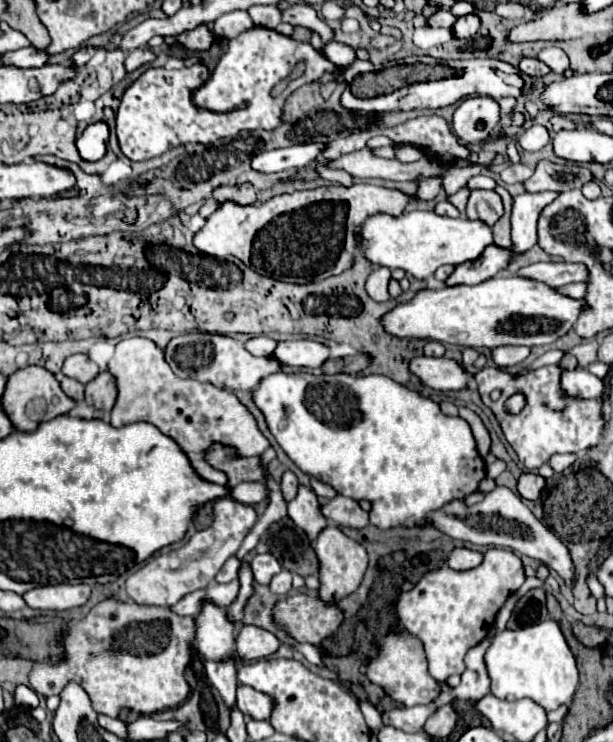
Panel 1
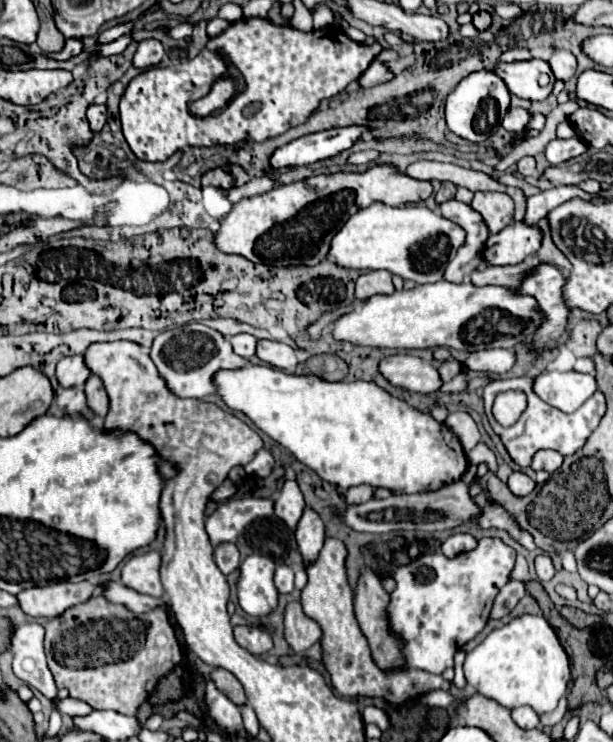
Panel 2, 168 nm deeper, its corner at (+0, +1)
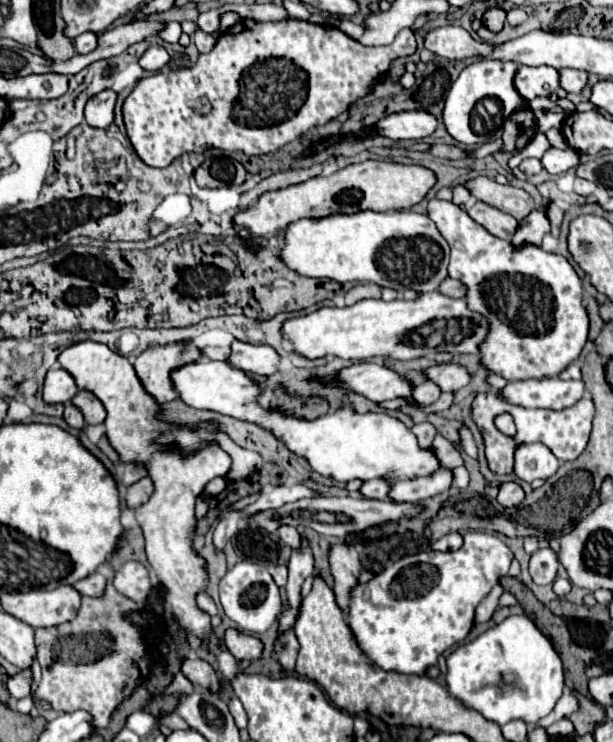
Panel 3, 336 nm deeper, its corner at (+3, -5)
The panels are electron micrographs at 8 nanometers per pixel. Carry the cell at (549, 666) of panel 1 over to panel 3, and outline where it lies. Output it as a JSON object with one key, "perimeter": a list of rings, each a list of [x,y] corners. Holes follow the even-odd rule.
{"perimeter":[[[513,615],[507,617],[503,623],[495,625],[493,629],[479,635],[469,645],[461,645],[447,657],[447,689],[453,697],[463,701],[467,707],[479,711],[485,719],[491,719],[499,725],[505,725],[513,719],[523,719],[525,723],[537,723],[539,719],[547,717],[555,703],[563,693],[563,665],[553,649],[551,641],[535,627],[535,623],[527,615]],[[481,667],[491,675],[489,679],[481,681]],[[499,687],[507,687],[509,691],[499,691]]]}

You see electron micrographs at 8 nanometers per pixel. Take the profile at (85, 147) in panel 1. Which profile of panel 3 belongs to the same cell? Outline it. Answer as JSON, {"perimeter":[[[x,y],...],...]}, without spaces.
{"perimeter":[[[109,89],[91,97],[85,105],[85,119],[91,127],[109,127],[113,123],[113,107],[117,95]]]}

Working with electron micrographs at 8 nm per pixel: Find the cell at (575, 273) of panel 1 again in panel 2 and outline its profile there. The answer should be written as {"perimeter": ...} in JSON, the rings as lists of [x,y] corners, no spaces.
{"perimeter":[[[518,263],[518,265],[504,265],[504,267],[496,267],[496,265],[482,265],[480,269],[472,271],[470,281],[476,287],[484,287],[484,285],[518,285],[518,277],[522,277],[522,273],[530,271],[532,267],[526,263]]]}

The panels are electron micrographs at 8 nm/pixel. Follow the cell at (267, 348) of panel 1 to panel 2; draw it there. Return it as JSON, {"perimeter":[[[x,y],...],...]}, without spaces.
{"perimeter":[[[246,333],[234,335],[234,337],[230,337],[230,343],[232,343],[232,349],[234,349],[236,355],[240,355],[240,357],[244,357],[244,359],[254,357],[256,339],[254,339],[252,335],[246,335]]]}

